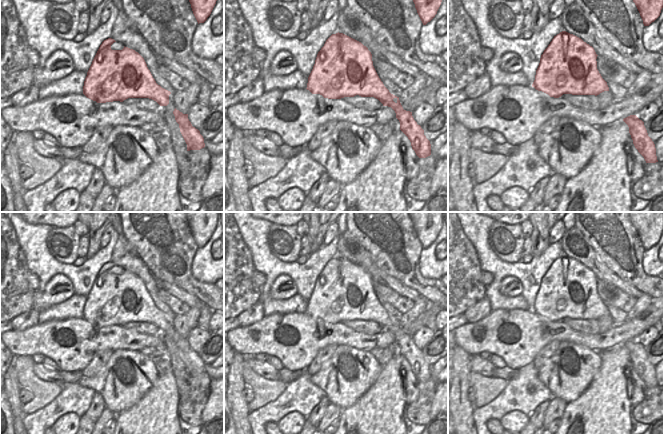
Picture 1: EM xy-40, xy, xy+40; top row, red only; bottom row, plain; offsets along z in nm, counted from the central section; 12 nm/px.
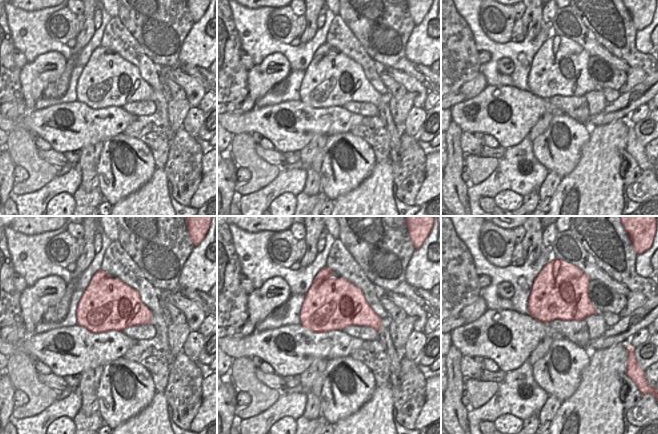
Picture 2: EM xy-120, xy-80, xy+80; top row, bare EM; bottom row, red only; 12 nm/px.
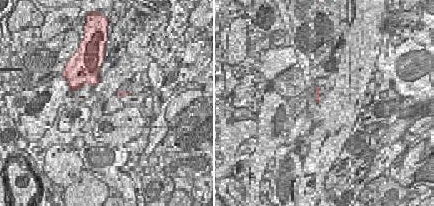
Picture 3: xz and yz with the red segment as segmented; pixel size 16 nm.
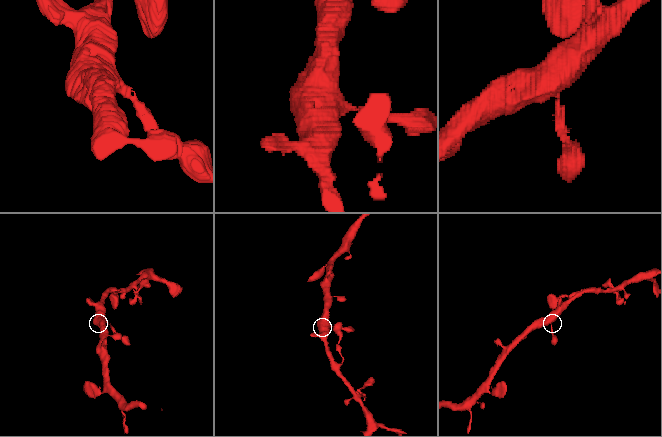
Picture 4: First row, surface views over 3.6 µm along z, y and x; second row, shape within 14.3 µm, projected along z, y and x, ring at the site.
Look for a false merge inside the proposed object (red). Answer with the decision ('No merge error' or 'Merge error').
No merge error.

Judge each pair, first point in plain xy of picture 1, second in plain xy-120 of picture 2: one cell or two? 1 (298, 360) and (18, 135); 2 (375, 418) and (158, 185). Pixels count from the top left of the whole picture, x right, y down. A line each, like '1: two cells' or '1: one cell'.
1: two cells
2: one cell

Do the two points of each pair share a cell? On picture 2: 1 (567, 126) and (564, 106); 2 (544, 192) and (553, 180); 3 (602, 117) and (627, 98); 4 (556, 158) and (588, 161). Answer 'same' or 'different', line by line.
1: different
2: same
3: same
4: different

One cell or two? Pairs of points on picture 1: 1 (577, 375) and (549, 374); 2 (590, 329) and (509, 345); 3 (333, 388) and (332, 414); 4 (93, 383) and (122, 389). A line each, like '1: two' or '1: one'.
1: one
2: two
3: two
4: one

